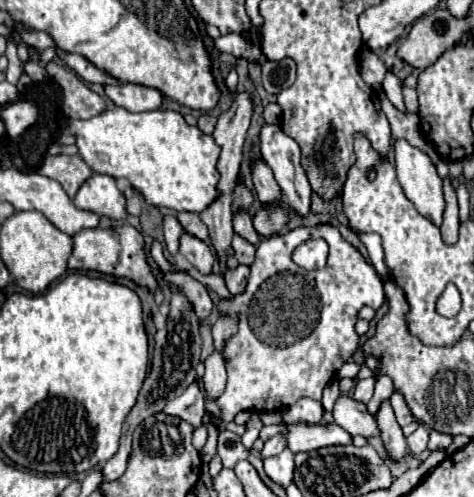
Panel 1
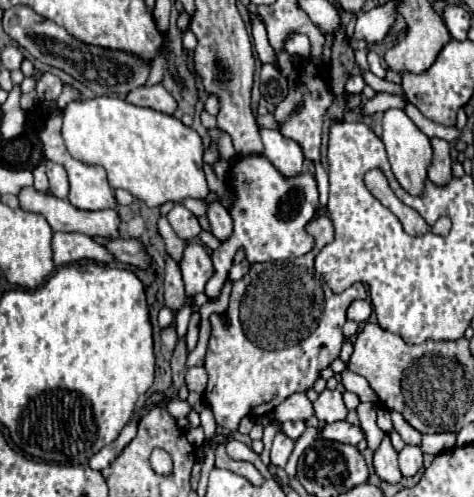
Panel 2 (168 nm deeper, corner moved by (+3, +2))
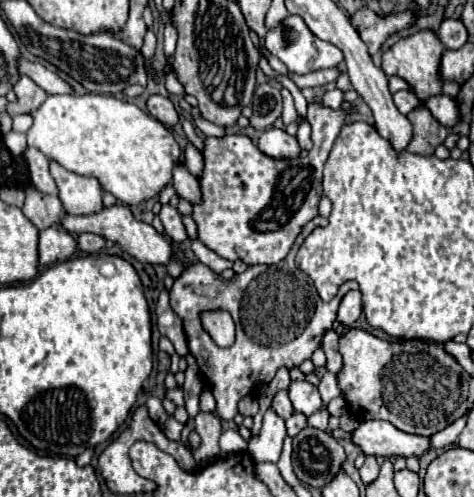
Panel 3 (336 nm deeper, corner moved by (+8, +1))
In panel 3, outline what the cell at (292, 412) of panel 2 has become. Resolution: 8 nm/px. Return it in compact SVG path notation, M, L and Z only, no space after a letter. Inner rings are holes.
M278 391L278 393L274 395L270 407L272 407L282 419L288 419L288 417L294 413L292 403L290 403L290 399L288 399L288 391Z

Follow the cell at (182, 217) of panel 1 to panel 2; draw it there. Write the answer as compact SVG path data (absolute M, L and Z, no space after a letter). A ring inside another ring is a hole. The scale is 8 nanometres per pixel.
M175 204L173 210L167 214L167 220L175 230L175 234L183 240L193 240L195 236L201 234L199 220L183 204Z

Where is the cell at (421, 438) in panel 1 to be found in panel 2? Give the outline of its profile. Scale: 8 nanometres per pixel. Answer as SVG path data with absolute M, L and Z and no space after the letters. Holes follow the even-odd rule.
M407 444L401 452L399 452L399 468L403 476L413 476L415 472L419 472L423 468L423 452L419 446L415 444Z

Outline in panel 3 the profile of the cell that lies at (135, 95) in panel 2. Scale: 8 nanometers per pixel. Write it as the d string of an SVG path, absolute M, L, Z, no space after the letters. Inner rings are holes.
M152 95L148 99L148 111L150 111L150 115L154 115L160 123L164 123L168 127L174 127L178 123L178 113L176 113L172 101L162 95Z

